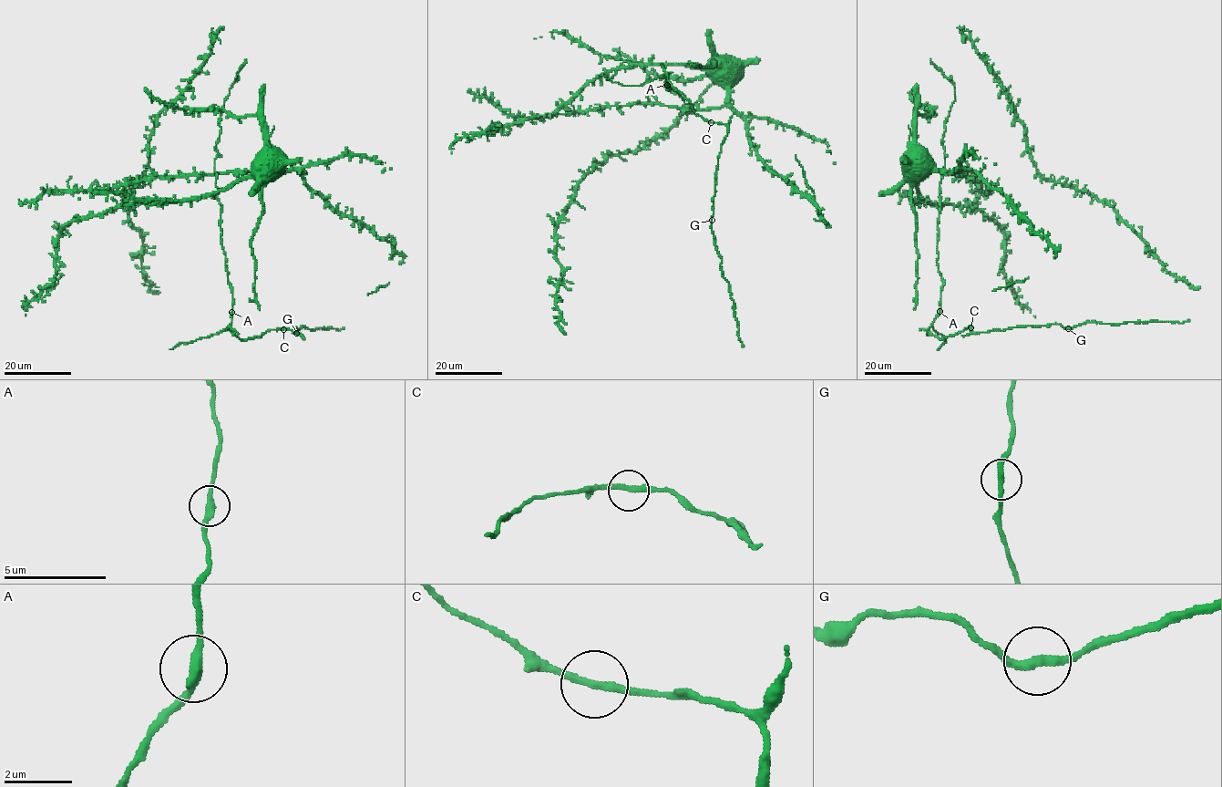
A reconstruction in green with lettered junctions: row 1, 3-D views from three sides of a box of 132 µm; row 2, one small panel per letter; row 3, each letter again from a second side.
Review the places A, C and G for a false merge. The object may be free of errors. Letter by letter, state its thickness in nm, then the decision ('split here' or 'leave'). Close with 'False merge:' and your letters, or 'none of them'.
A: calibre 280 nm; leave
C: calibre 240 nm; leave
G: calibre 260 nm; leave
False merge: none of them

